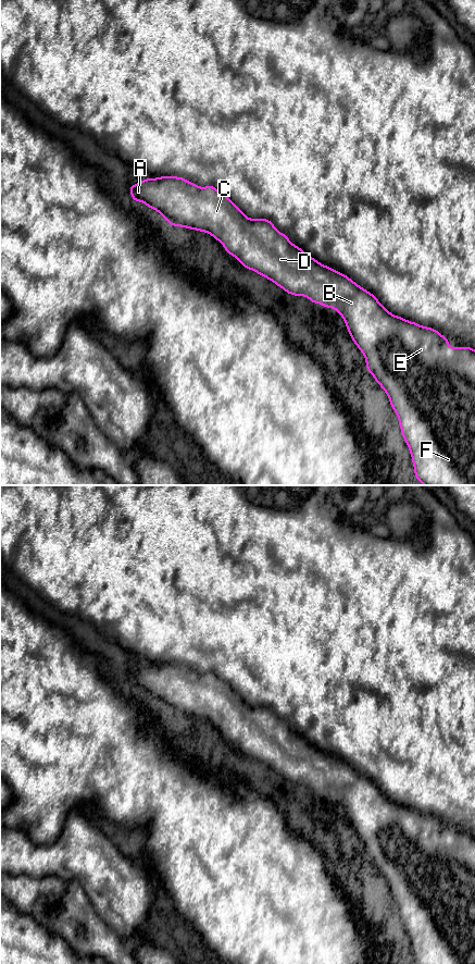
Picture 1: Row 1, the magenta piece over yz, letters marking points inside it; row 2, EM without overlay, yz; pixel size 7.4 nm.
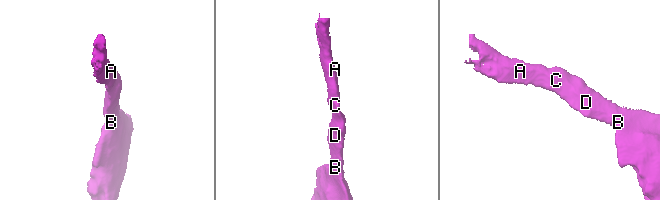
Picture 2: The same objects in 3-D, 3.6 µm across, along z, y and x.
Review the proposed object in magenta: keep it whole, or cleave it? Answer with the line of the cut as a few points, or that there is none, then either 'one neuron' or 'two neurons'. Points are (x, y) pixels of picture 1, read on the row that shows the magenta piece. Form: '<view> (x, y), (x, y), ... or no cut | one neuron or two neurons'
no cut | one neuron

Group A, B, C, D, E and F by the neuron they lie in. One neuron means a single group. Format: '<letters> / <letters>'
A B C D E F

